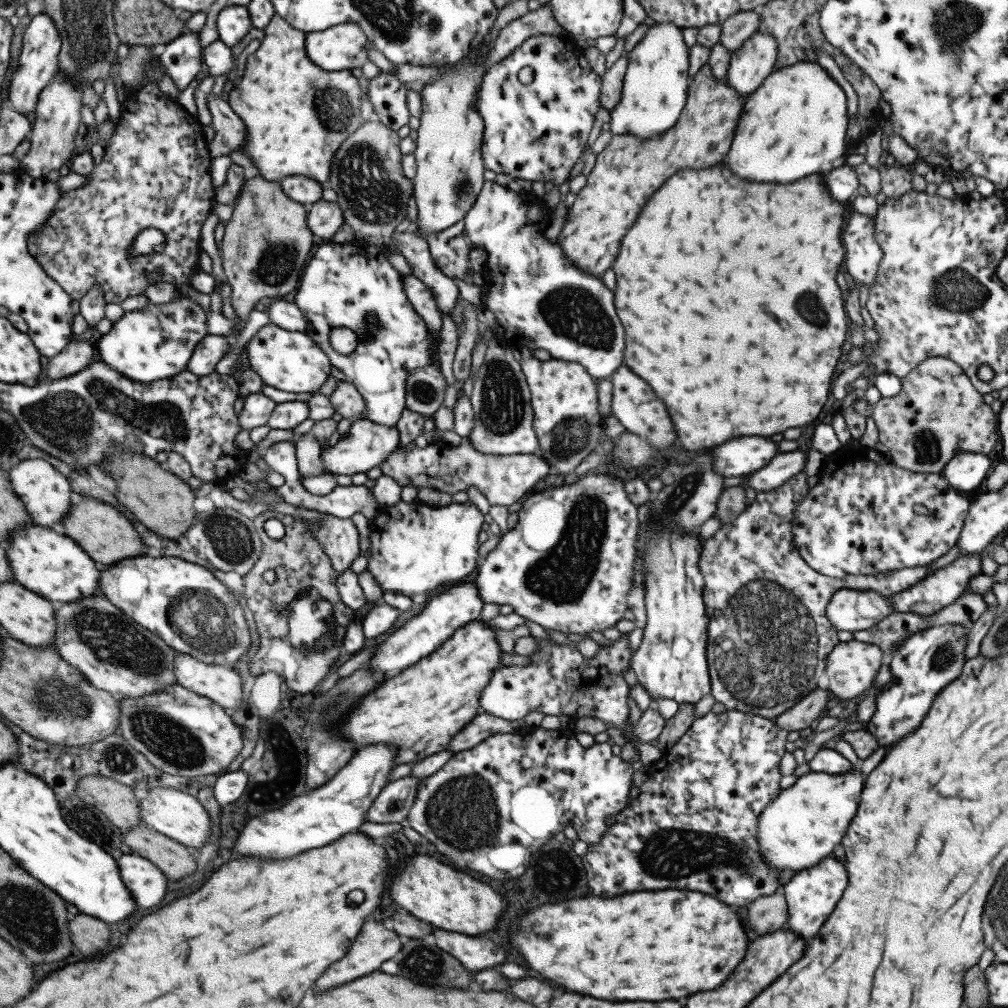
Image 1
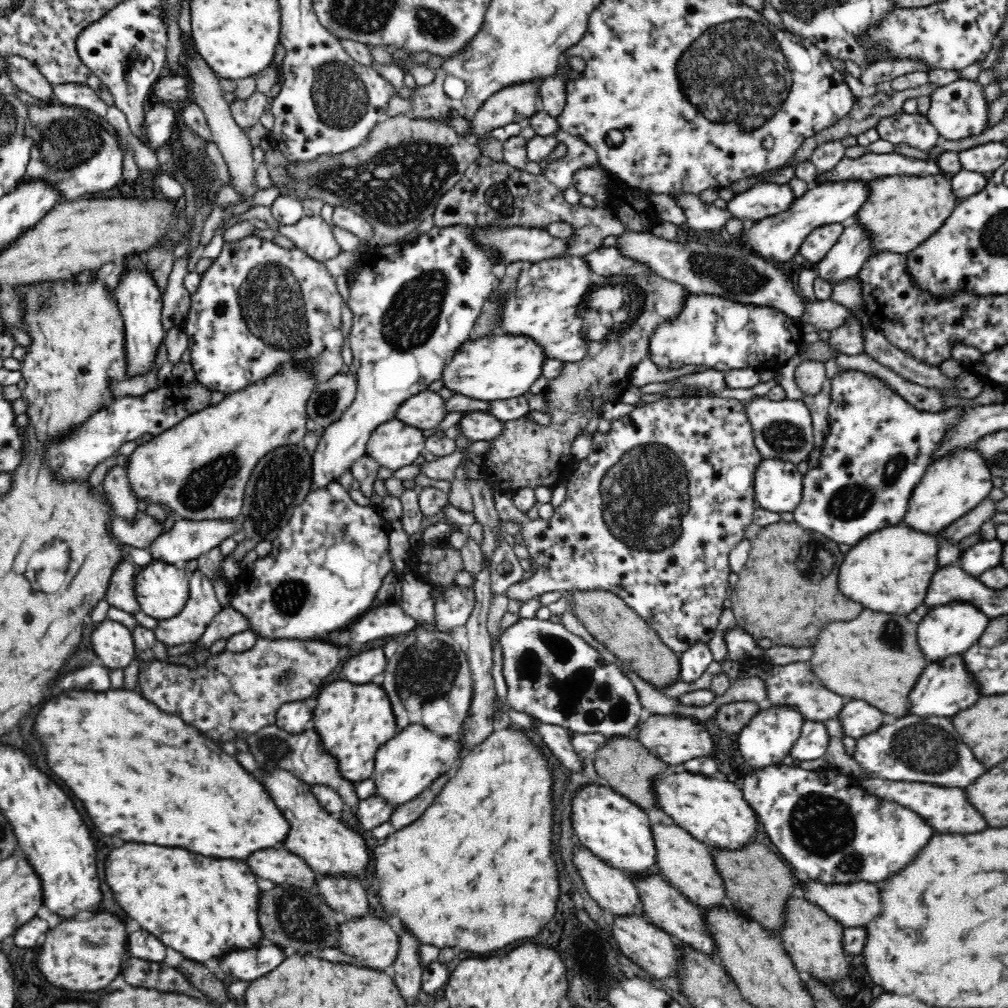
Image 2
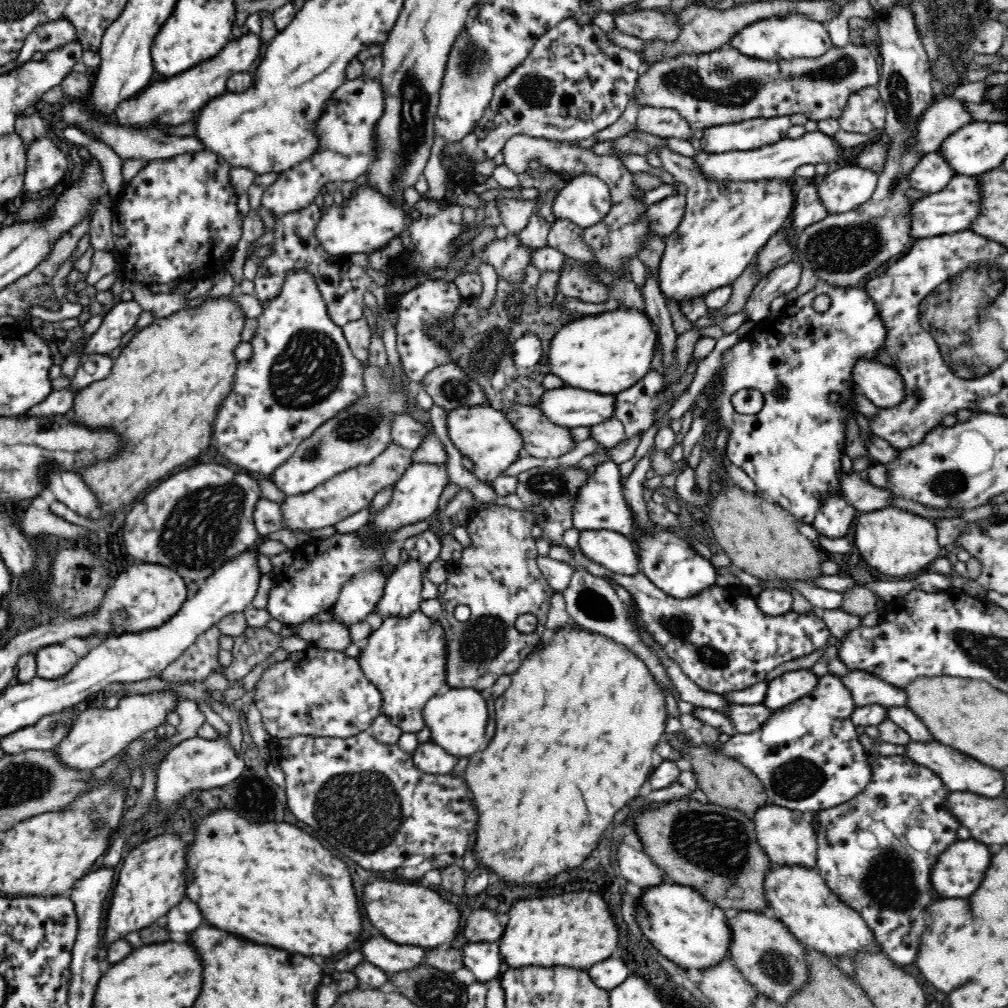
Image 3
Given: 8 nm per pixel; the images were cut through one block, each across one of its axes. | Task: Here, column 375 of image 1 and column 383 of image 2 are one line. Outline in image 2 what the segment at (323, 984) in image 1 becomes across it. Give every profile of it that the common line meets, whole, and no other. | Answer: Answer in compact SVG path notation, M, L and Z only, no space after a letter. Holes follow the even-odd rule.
M364 915L363 917L350 919L339 924L337 934L338 948L354 958L358 966L368 966L376 970L386 970L397 960L399 952L399 936L392 930L387 920L376 916Z

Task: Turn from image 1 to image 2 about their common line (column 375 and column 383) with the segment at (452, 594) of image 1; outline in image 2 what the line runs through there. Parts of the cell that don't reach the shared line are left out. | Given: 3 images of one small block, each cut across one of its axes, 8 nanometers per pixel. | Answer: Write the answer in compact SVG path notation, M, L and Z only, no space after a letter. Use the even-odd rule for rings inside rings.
M383 647L373 648L354 658L349 657L342 665L344 679L354 684L370 684L380 680L387 665Z

